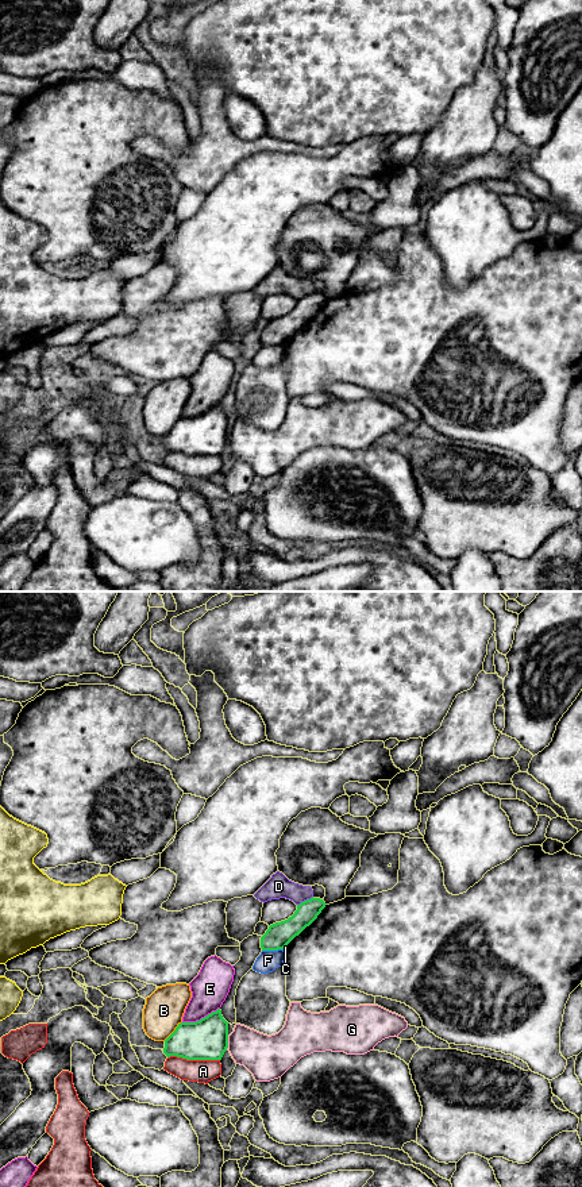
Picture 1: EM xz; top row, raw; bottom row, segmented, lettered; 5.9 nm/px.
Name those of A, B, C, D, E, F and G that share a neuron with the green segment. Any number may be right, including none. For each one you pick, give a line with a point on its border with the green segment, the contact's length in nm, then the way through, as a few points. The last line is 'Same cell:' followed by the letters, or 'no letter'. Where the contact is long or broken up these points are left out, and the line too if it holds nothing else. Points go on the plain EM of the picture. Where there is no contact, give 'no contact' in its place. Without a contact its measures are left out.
Same cell: no letter

